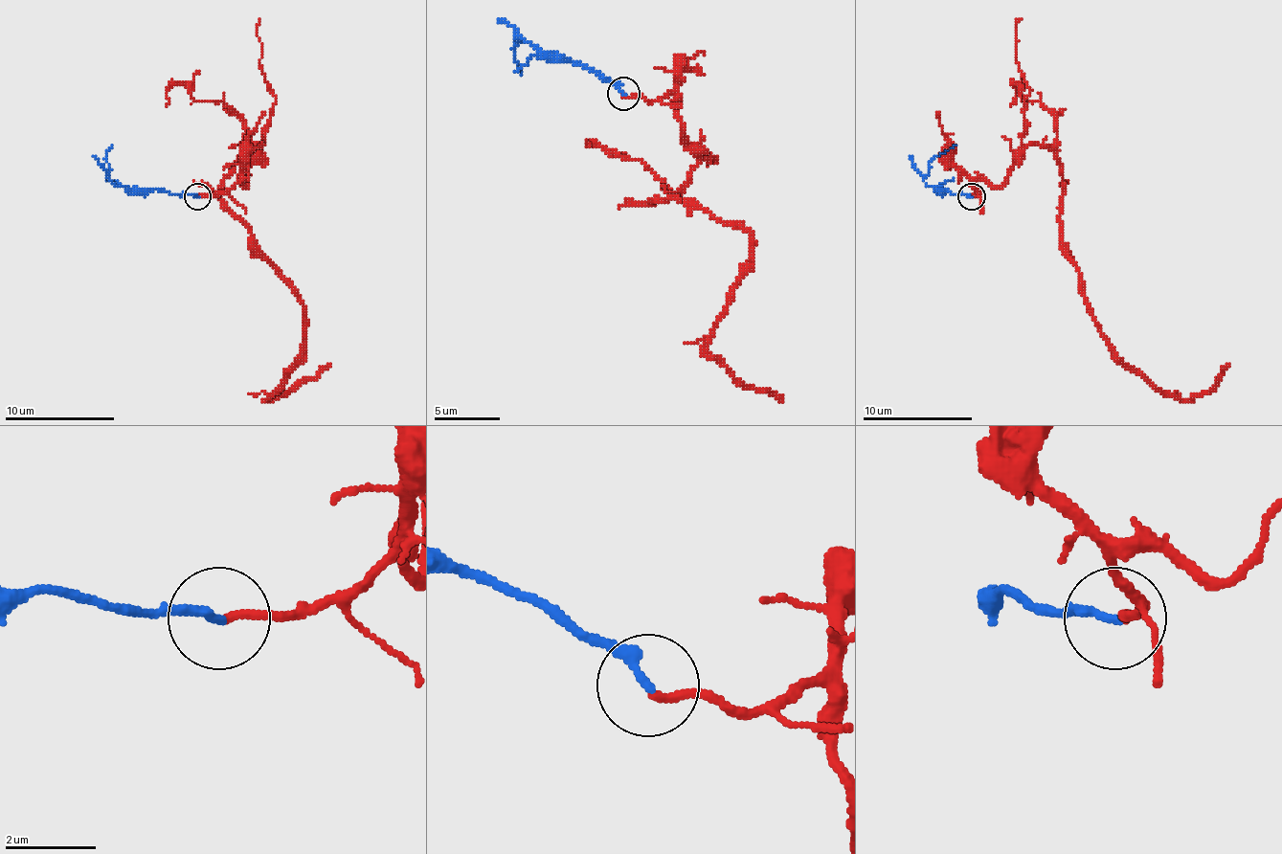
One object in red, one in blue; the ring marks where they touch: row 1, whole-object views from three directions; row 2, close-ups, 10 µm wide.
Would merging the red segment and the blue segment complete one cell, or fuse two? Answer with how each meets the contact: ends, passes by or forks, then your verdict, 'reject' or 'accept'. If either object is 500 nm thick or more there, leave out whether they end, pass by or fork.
red ends; blue ends; accept

